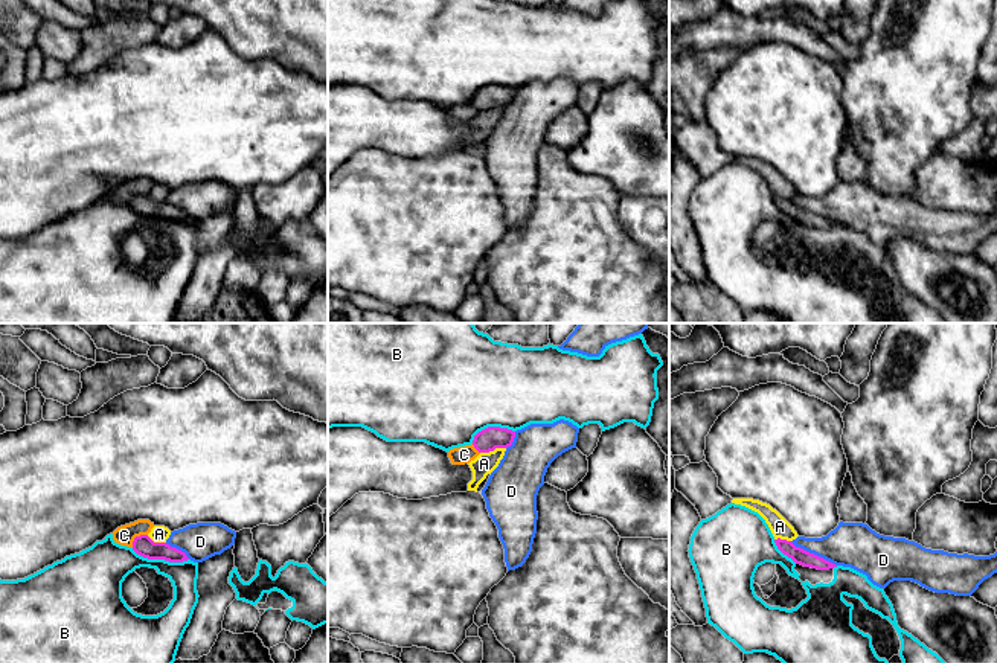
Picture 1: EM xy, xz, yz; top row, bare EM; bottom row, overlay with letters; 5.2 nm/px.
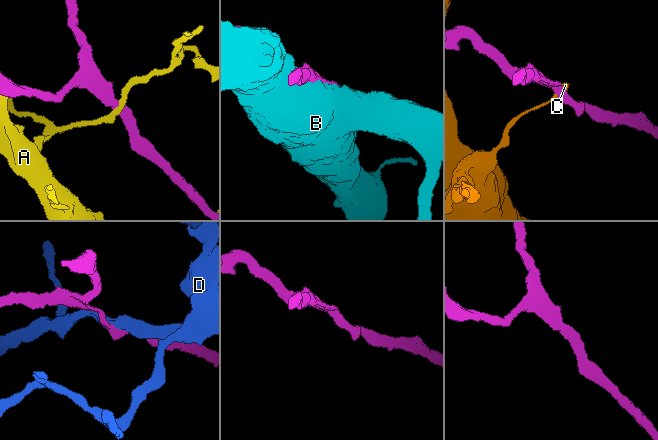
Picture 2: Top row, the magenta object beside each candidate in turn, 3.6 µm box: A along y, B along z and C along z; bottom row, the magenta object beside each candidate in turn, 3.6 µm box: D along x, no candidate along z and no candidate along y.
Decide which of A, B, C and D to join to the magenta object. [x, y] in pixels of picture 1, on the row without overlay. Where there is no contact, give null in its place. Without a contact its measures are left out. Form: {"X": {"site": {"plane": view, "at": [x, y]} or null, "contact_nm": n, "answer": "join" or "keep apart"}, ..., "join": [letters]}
{"A": {"site": {"plane": "xz", "at": [493, 108]}, "contact_nm": 140, "answer": "keep apart"}, "B": {"site": {"plane": "xy", "at": [160, 217]}, "contact_nm": 320, "answer": "keep apart"}, "C": {"site": {"plane": "xy", "at": [136, 195]}, "contact_nm": 110, "answer": "keep apart"}, "D": {"site": {"plane": "yz", "at": [813, 212]}, "contact_nm": 280, "answer": "keep apart"}, "join": []}

